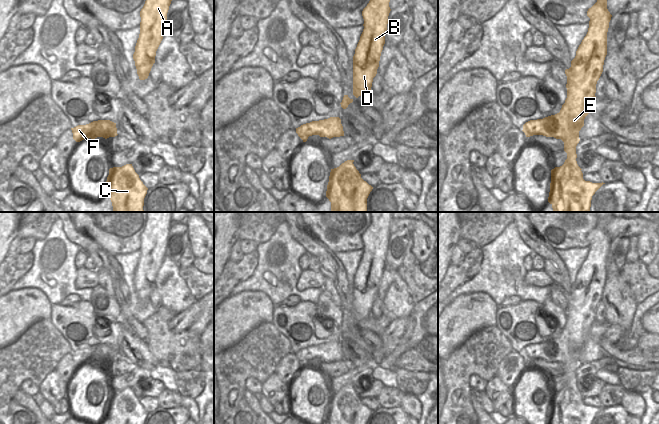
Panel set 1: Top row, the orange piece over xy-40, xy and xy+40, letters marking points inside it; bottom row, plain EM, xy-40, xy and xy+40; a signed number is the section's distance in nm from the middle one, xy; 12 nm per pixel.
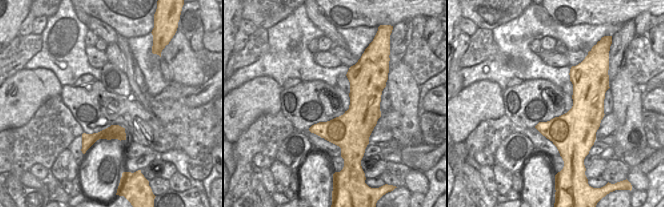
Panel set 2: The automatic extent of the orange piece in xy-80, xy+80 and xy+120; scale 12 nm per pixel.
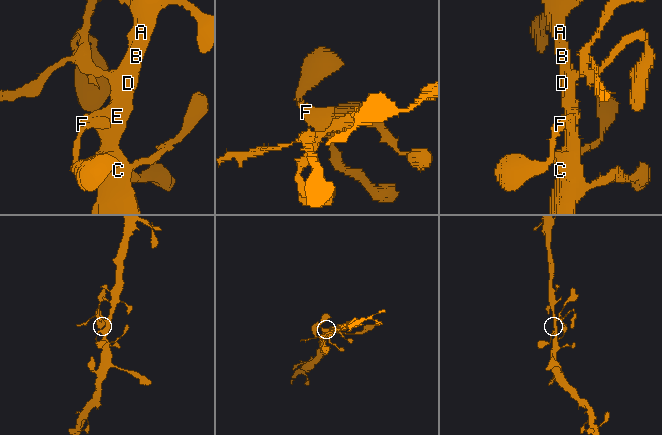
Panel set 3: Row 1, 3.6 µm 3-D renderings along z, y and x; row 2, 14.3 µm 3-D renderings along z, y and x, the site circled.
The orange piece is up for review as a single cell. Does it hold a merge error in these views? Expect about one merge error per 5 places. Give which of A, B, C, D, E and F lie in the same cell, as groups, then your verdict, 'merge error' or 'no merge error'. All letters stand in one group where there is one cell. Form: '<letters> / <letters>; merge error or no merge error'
A B C D E F; no merge error

